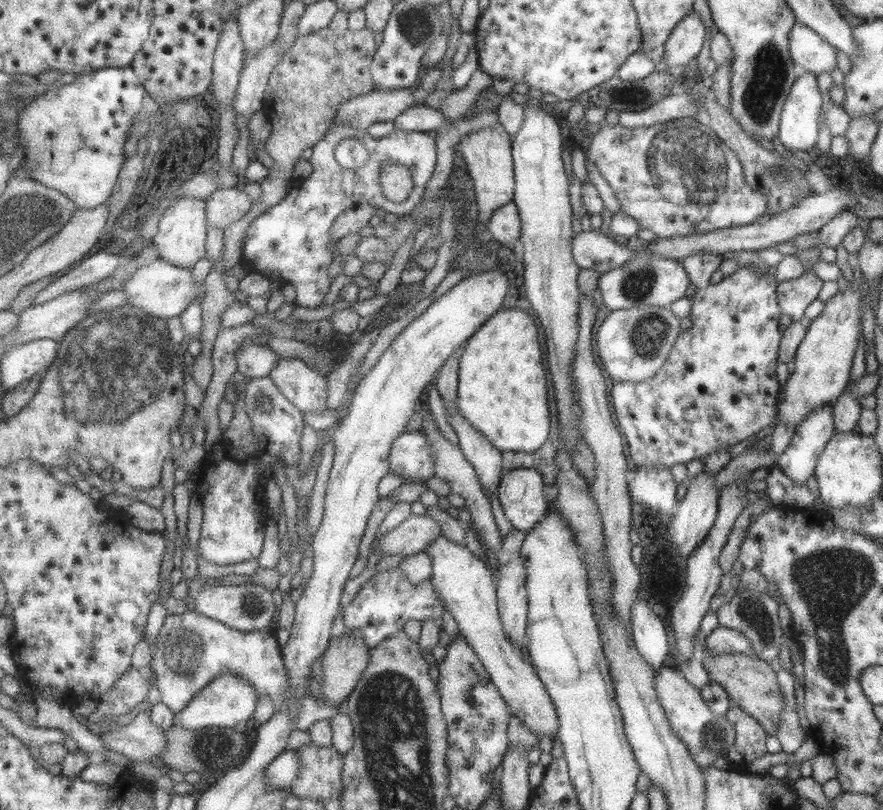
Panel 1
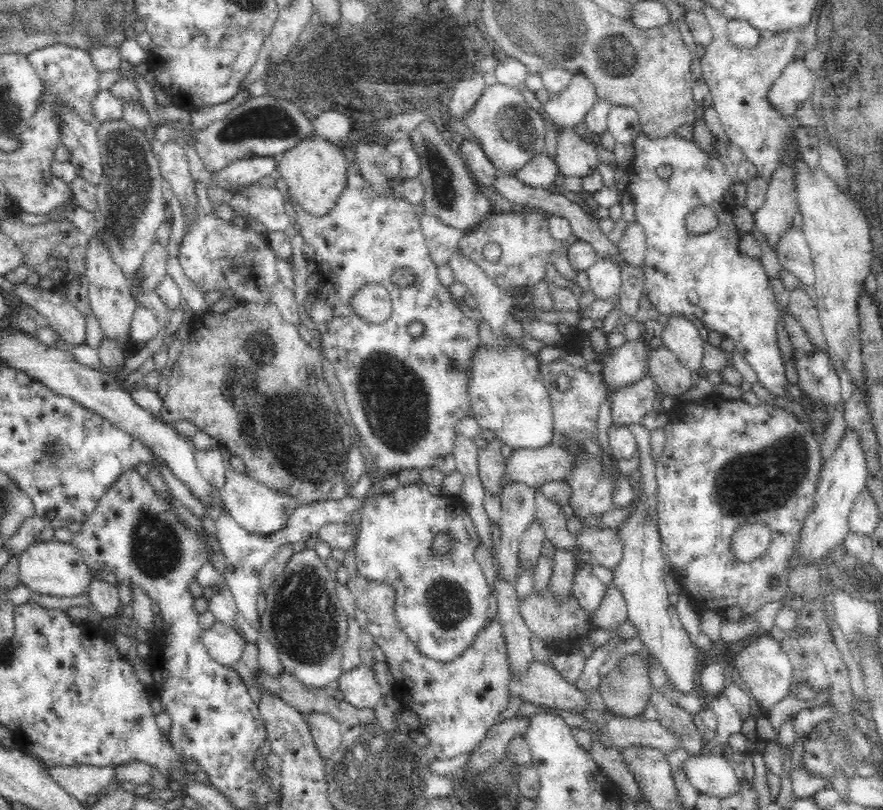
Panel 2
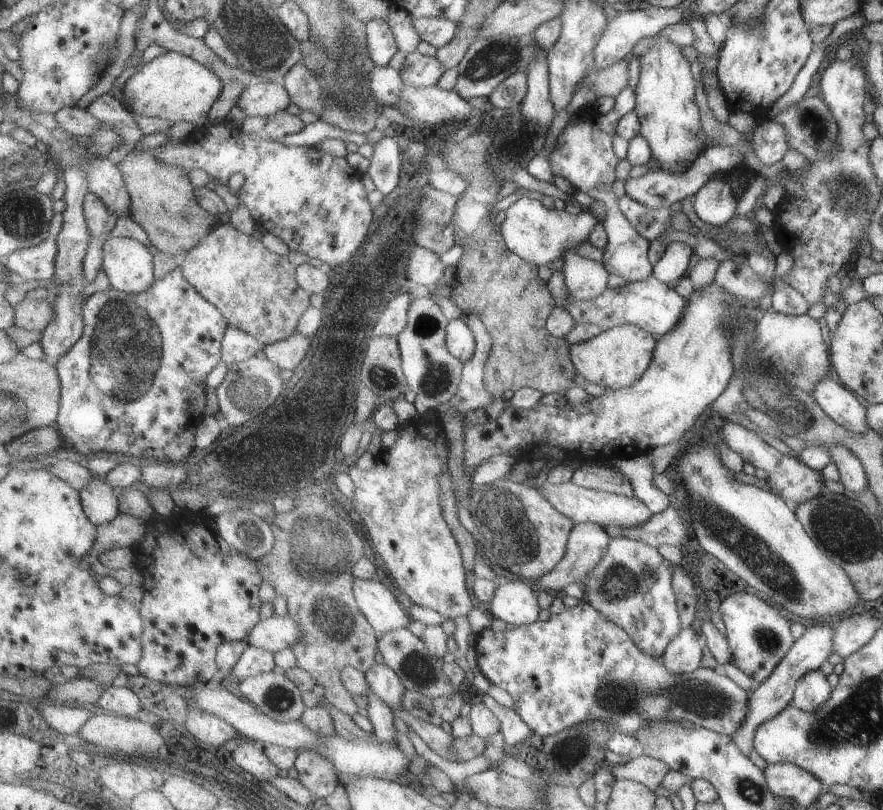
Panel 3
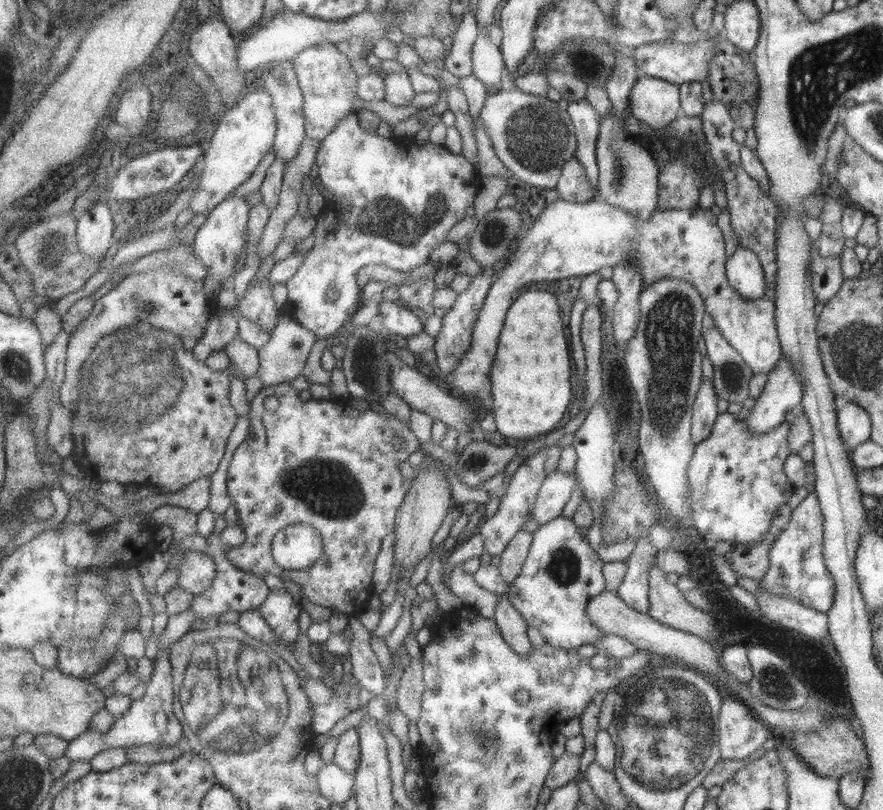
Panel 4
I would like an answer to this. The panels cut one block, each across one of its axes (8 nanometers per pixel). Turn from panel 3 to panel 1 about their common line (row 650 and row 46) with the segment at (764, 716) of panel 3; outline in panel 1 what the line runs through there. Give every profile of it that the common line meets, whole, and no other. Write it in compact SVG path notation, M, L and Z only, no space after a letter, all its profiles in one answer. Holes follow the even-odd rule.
M796 22L788 33L788 47L794 65L814 73L831 72L838 68L837 50L817 32Z

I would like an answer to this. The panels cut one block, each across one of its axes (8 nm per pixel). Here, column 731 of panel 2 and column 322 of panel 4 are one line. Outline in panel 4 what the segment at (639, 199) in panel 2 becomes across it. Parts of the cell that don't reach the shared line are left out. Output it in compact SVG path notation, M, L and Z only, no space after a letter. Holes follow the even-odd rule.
M358 112L352 113L350 117L346 117L340 121L340 126L336 127L334 132L324 141L319 152L317 163L320 165L320 181L334 194L334 202L330 202L326 205L322 217L320 217L317 223L317 227L315 228L315 245L307 253L307 257L299 271L288 280L288 304L291 306L291 311L302 321L302 324L304 324L305 327L311 328L314 334L318 335L318 340L322 340L322 338L329 340L336 332L340 332L340 328L344 328L344 324L363 306L362 286L358 284L358 274L360 274L360 270L366 268L366 266L370 266L370 264L378 264L386 265L401 273L406 273L406 271L412 271L412 269L414 270L418 266L432 262L434 250L440 248L440 246L446 242L448 232L450 232L456 224L469 216L466 210L468 210L470 206L477 204L477 198L483 185L483 178L480 176L477 166L464 153L458 154L458 152L452 152L452 150L445 145L439 145L430 140L424 143L424 145L418 144L418 141L412 136L409 138L394 138L392 136L390 138L384 138L384 136L380 136L378 133L372 134L372 132L368 132L368 130L362 126Z

